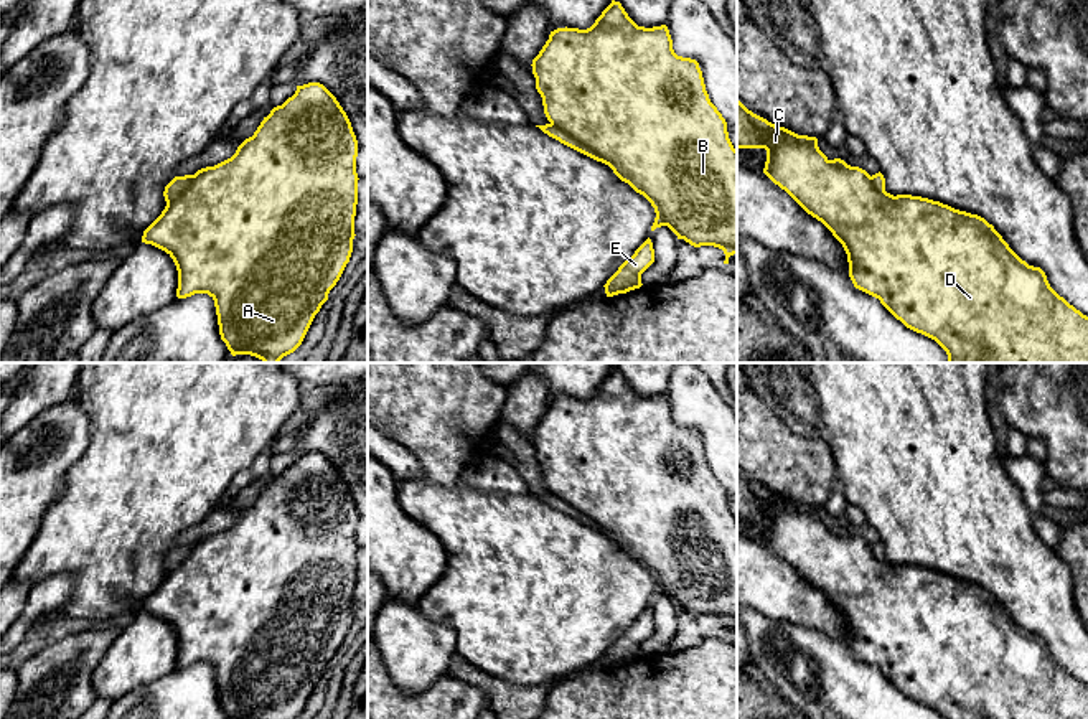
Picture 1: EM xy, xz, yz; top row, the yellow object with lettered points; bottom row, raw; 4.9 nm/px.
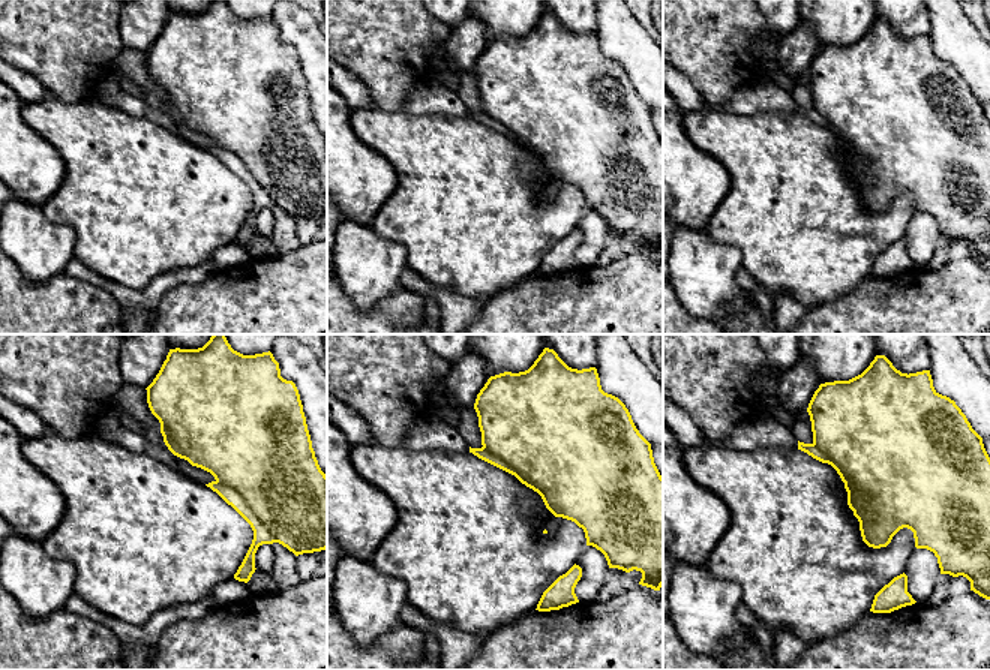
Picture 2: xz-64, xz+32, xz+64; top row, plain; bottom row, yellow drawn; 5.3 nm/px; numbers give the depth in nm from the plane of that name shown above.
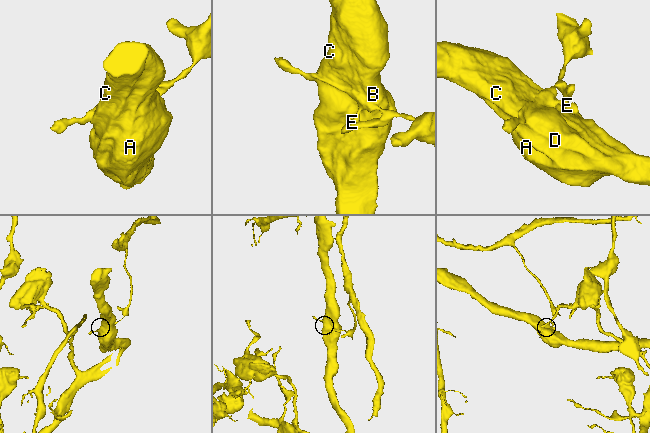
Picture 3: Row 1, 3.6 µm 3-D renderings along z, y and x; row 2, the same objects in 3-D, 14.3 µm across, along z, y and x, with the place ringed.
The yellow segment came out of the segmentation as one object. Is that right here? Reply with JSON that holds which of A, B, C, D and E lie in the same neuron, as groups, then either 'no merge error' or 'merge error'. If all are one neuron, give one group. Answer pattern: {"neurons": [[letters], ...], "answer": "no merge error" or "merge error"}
{"neurons": [["A", "B", "C", "D", "E"]], "answer": "no merge error"}

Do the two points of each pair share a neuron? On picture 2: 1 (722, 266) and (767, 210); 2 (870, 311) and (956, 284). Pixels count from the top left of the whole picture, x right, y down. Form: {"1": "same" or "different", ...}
{"1": "different", "2": "same"}

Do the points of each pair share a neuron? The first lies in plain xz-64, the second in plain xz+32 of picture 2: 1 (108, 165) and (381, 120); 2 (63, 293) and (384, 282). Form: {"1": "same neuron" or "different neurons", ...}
{"1": "same neuron", "2": "different neurons"}

